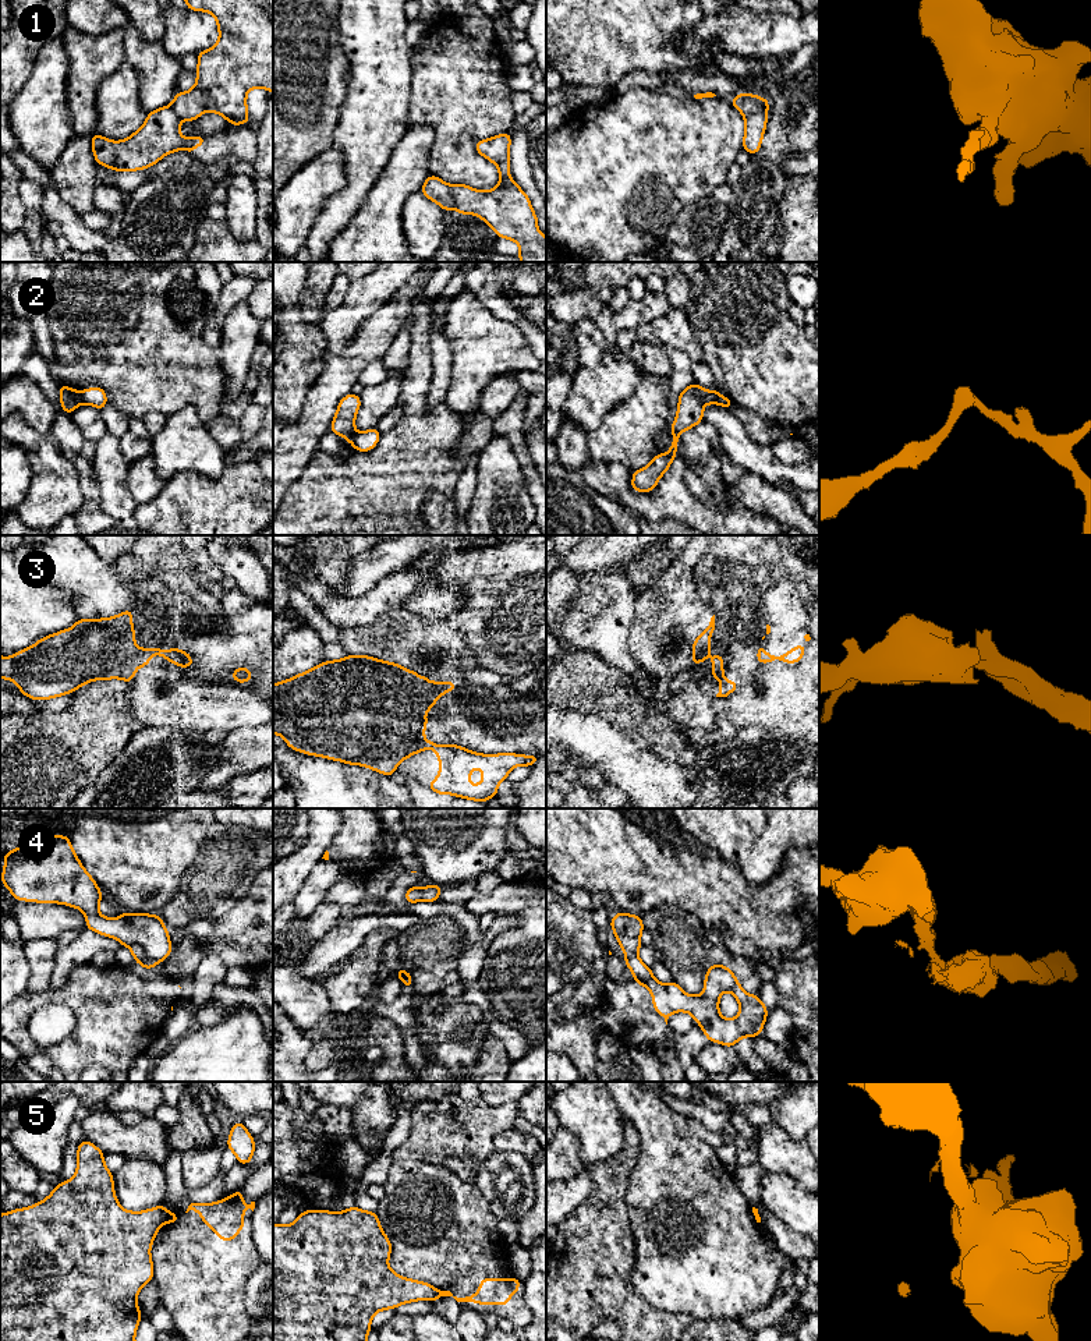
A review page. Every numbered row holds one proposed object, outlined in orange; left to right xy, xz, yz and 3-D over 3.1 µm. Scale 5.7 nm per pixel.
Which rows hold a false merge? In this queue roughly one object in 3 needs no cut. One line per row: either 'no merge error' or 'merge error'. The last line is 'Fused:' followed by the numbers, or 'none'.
1: merge error
2: merge error
3: merge error
4: merge error
5: merge error
Fused: 1, 2, 3, 4, 5

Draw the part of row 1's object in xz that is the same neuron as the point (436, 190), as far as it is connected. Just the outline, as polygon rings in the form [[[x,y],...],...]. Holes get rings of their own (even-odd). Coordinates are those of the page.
[[[429,176],[419,190],[426,198],[438,204],[444,210],[453,209],[450,185],[436,176]]]

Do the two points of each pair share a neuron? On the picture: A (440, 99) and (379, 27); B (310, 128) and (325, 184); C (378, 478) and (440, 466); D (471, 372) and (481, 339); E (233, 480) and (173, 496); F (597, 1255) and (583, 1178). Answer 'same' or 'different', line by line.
A: different
B: different
C: same
D: same
E: same
F: different

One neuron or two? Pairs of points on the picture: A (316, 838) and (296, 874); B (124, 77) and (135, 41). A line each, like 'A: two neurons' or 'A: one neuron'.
A: one neuron
B: two neurons

